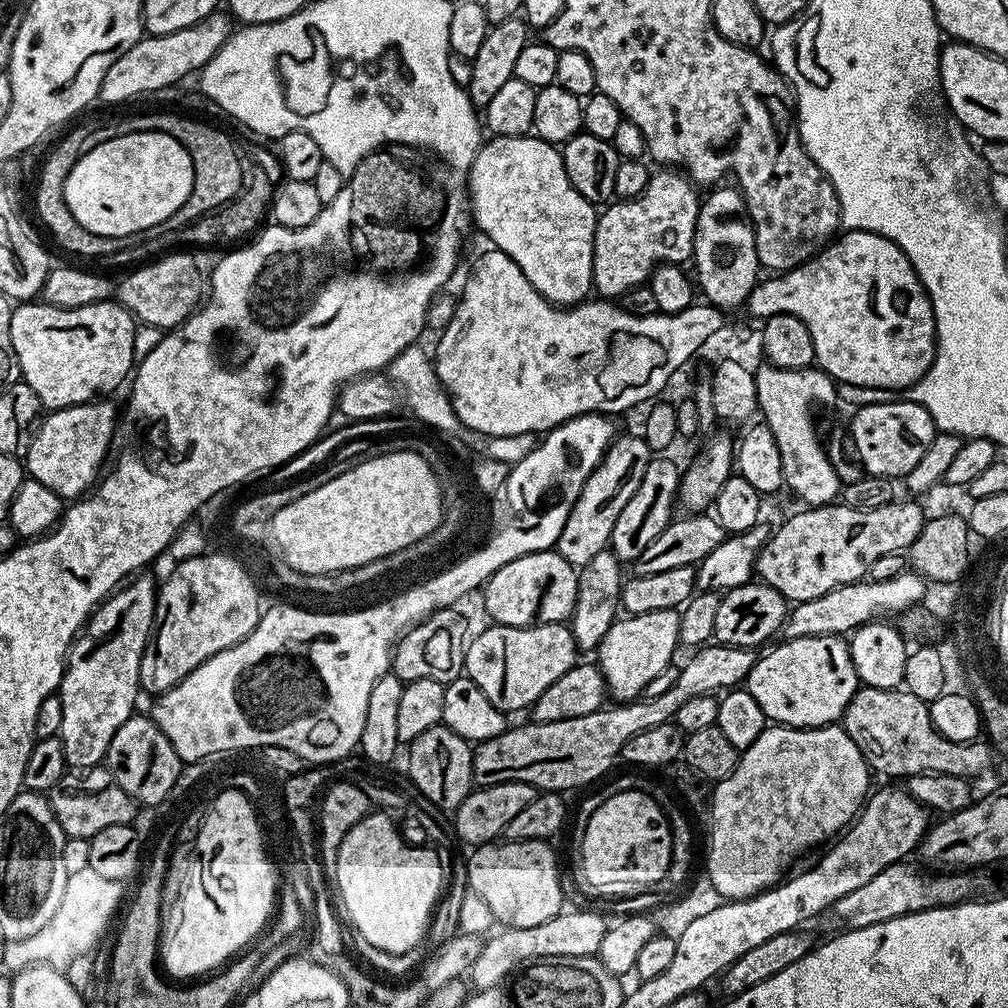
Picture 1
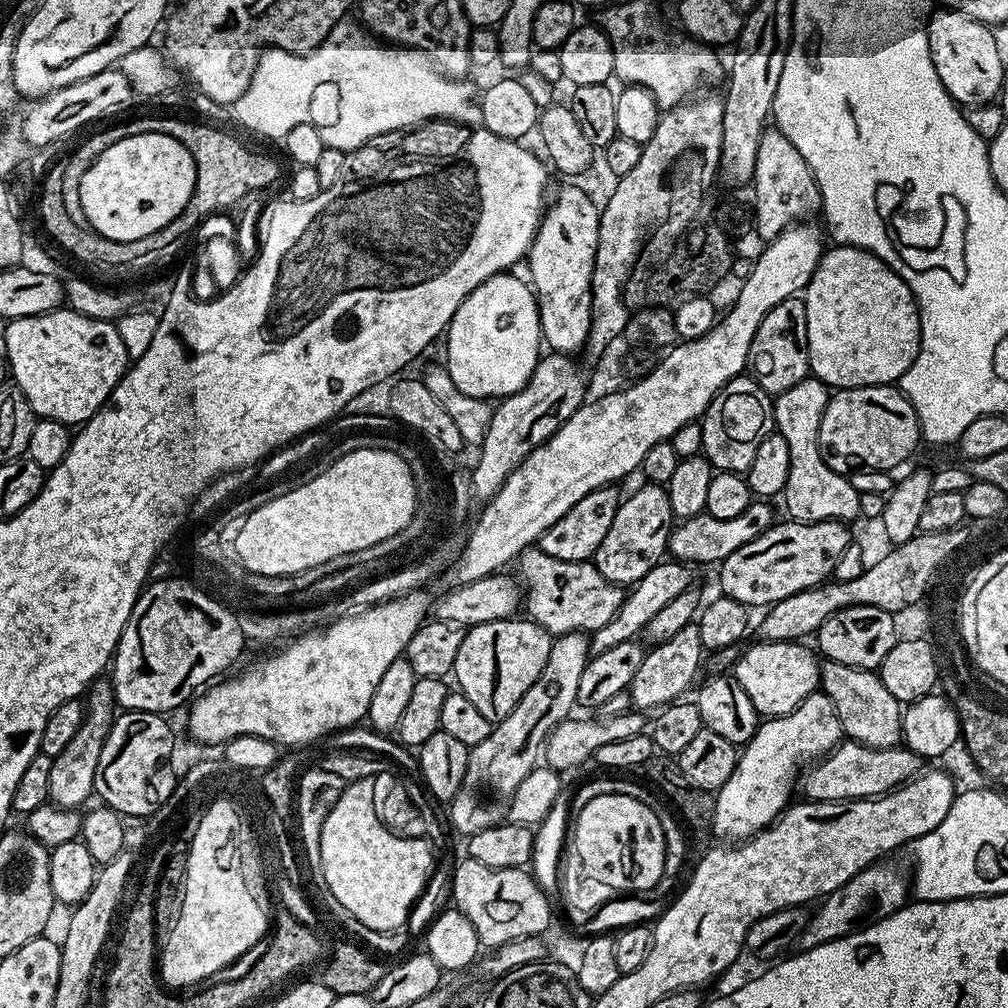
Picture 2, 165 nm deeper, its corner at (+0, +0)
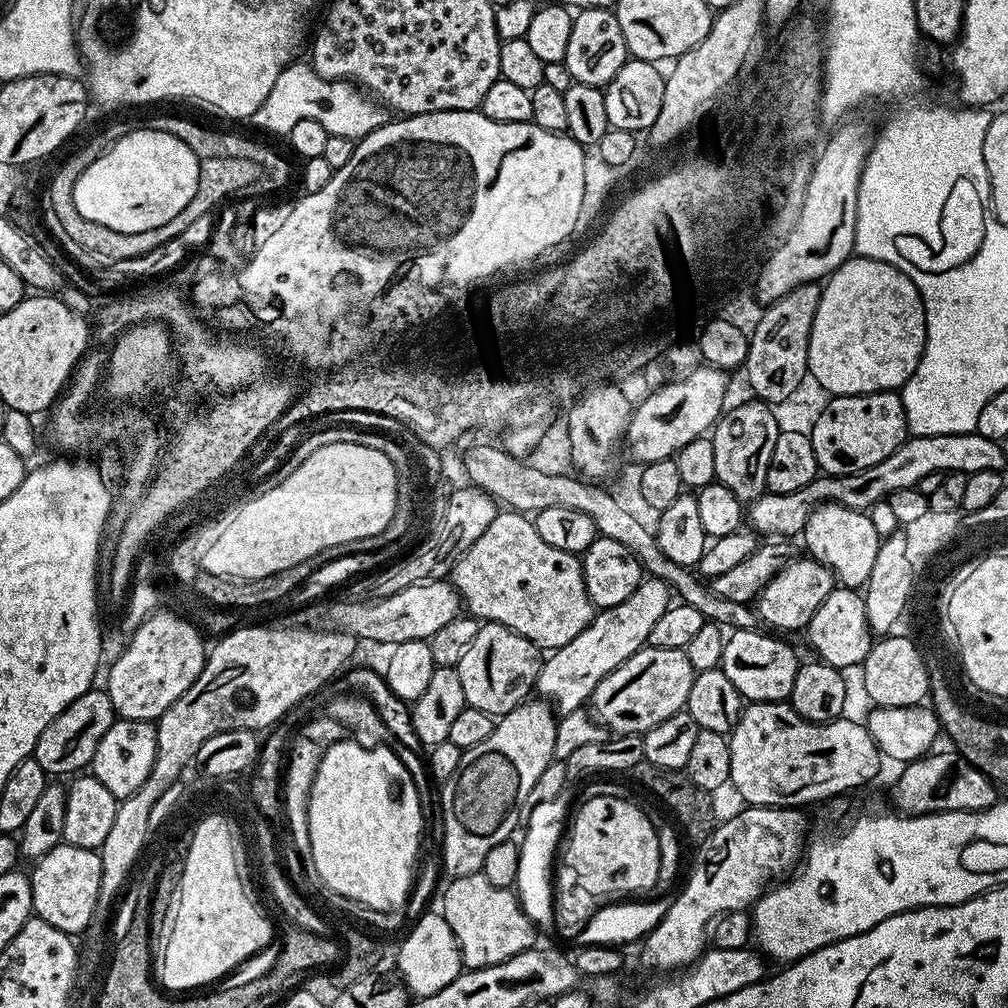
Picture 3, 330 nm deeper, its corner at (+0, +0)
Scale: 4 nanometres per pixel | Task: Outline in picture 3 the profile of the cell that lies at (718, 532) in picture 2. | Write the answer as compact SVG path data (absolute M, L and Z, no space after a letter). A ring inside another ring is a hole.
M963 432L962 434L938 434L937 436L909 435L890 458L882 458L875 466L866 466L866 470L858 470L854 474L830 476L817 475L802 490L794 490L790 494L774 494L765 491L763 496L751 501L746 512L749 525L764 538L799 537L804 531L808 515L819 504L841 504L859 512L867 510L874 502L887 500L894 490L915 488L920 485L926 474L935 472L977 472L978 470L994 470L1003 473L1004 452L999 443L979 436L977 432Z

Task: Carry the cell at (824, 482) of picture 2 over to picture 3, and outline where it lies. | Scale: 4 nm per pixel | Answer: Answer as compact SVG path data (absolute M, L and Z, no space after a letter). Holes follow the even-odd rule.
M819 504L811 514L802 533L802 541L808 547L807 555L824 564L843 587L853 590L863 589L870 578L870 570L874 570L874 558L878 558L878 550L882 537L874 530L874 522L870 522L867 511L859 512L841 504Z

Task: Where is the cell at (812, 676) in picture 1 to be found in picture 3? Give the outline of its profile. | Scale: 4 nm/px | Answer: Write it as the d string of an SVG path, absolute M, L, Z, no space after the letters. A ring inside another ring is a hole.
M756 628L735 629L725 639L719 667L724 669L726 678L734 682L745 701L758 700L787 701L794 690L794 678L798 667L796 652L784 640L776 636L767 636Z

